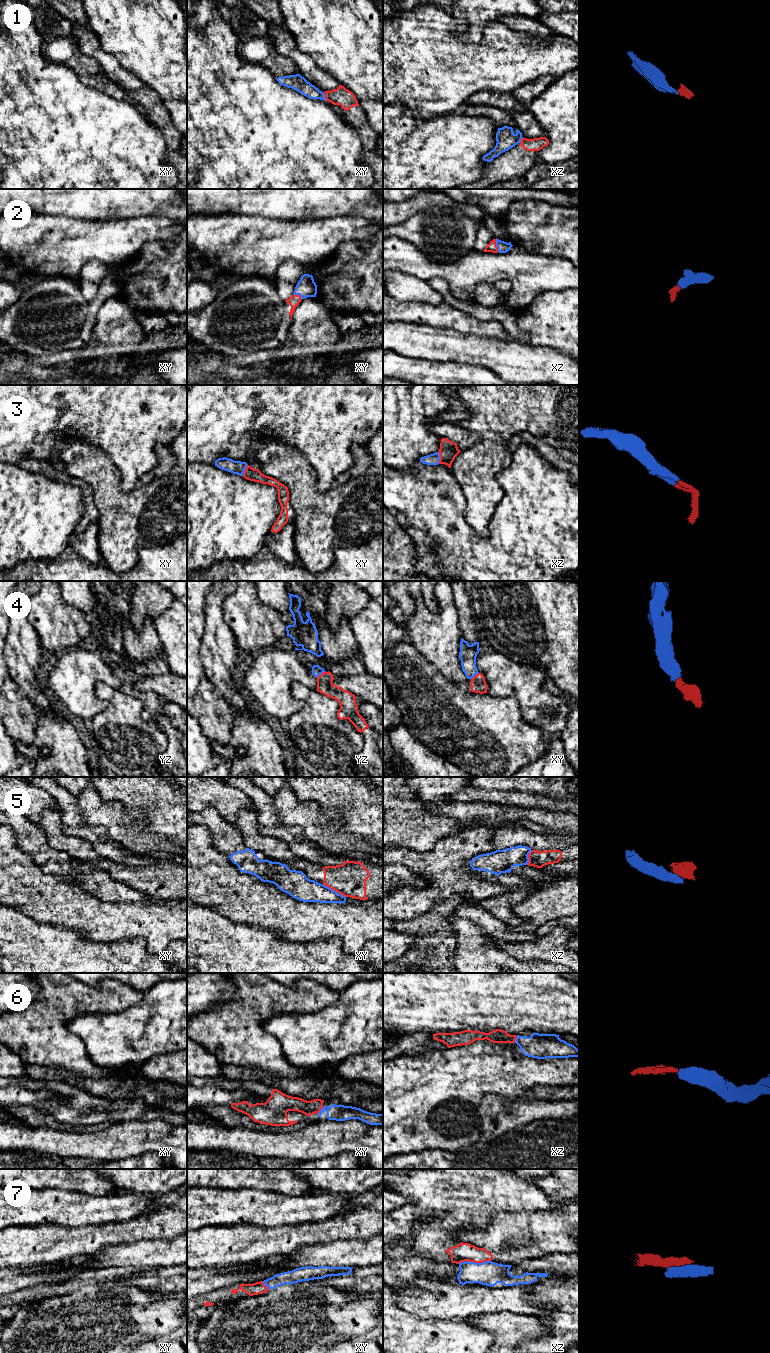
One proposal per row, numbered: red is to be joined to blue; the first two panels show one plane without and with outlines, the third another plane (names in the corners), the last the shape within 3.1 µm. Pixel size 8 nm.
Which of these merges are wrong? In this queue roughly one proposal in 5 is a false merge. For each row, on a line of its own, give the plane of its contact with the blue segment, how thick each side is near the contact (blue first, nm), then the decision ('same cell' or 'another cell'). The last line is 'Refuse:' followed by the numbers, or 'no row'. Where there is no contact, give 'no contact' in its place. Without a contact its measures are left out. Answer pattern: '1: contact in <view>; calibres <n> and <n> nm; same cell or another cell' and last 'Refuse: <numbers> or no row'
1: contact in xy; calibres 120 and 140 nm; another cell
2: contact in xz; calibres 90 and 80 nm; same cell
3: contact in xz; calibres 100 and 150 nm; same cell
4: contact in yz; calibres 80 and 130 nm; same cell
5: contact in xy; calibres 190 and 280 nm; another cell
6: contact in xz; calibres 200 and 110 nm; same cell
7: contact in xz; calibres 200 and 150 nm; same cell
Refuse: 1, 5

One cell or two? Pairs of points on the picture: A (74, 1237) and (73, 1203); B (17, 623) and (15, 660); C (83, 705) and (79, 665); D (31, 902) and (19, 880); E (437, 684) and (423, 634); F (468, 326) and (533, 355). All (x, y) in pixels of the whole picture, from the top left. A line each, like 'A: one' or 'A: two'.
A: two
B: one
C: one
D: one
E: two
F: two

